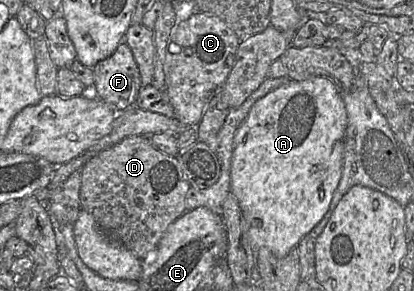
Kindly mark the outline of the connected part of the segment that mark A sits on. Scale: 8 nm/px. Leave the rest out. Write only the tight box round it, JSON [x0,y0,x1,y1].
[230,76,348,257]

